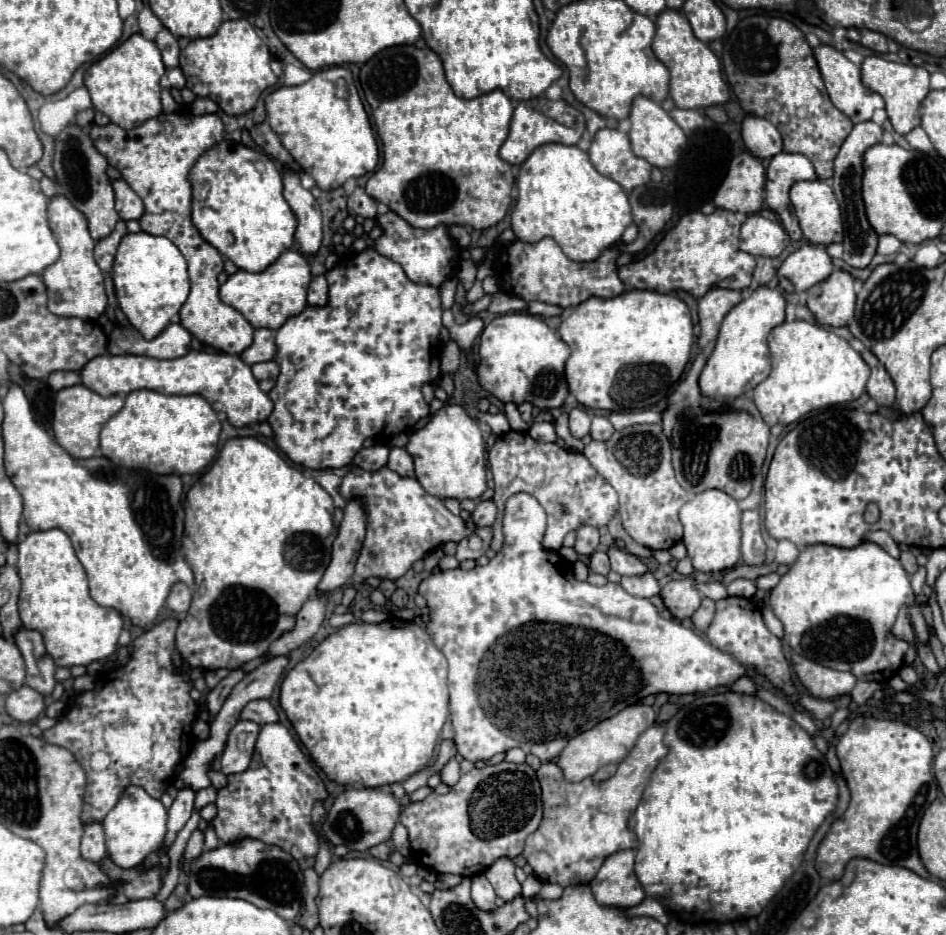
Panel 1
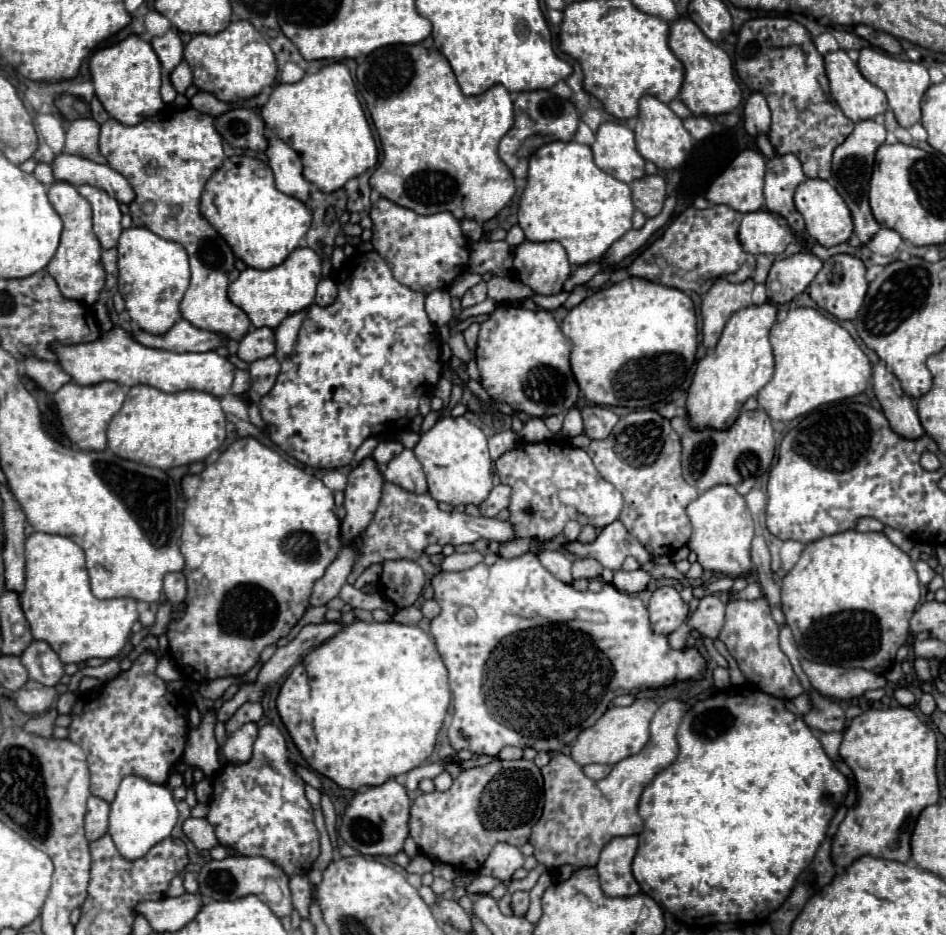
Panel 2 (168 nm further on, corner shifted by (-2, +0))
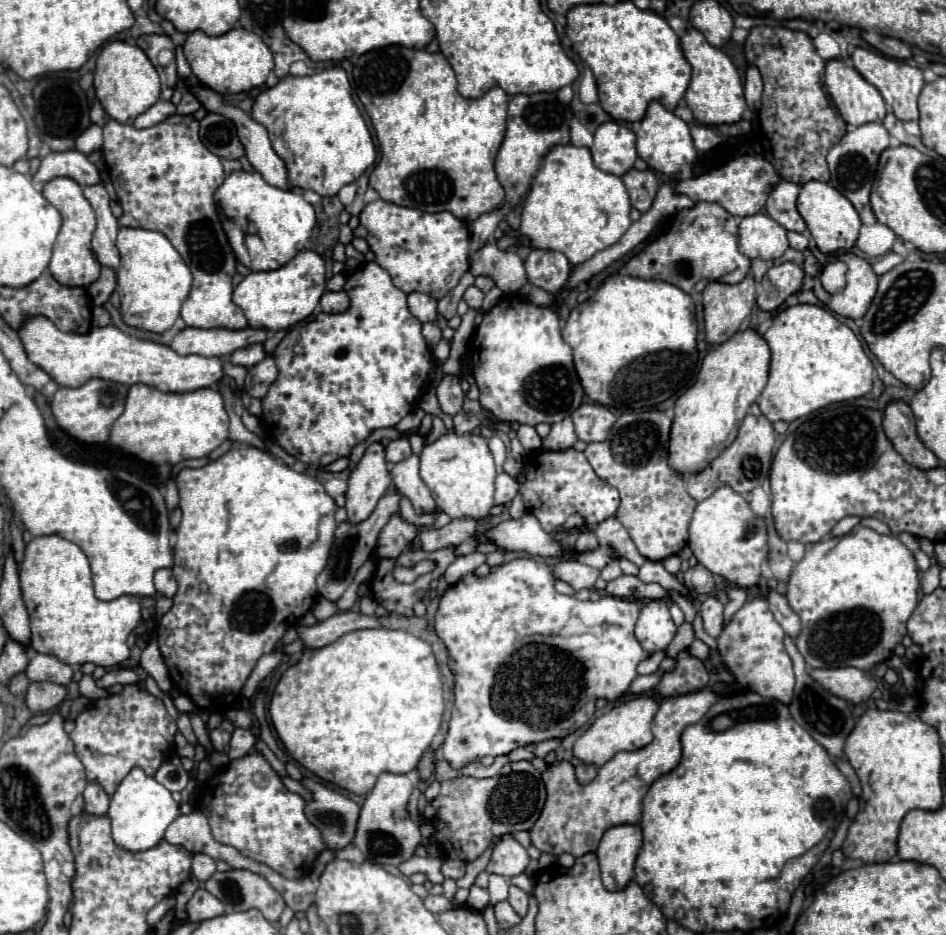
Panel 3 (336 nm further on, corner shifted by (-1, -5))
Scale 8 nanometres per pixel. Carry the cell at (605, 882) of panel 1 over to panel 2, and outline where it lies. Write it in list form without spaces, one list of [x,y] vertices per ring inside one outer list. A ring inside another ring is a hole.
[[[637,835],[613,837],[601,851],[595,865],[601,881],[601,889],[609,897],[637,895],[641,889],[631,873],[631,863],[637,853]]]

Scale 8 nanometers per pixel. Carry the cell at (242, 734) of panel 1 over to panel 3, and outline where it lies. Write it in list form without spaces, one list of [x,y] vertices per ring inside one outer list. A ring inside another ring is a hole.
[[[236,728],[232,734],[232,740],[230,740],[228,756],[232,760],[244,758],[254,748],[254,744],[256,744],[256,736],[248,728]]]

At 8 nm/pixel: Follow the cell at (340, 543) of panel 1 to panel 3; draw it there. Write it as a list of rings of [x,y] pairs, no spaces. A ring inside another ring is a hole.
[[[374,442],[348,478],[348,522],[364,522],[364,518],[368,518],[368,514],[372,514],[372,510],[376,508],[376,502],[386,494],[390,484],[392,480],[386,468],[384,446]]]

